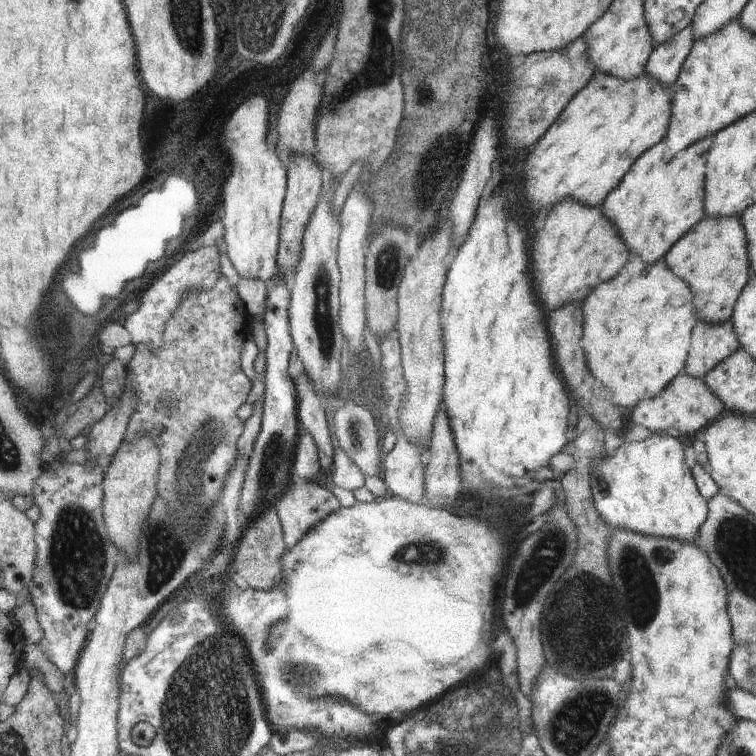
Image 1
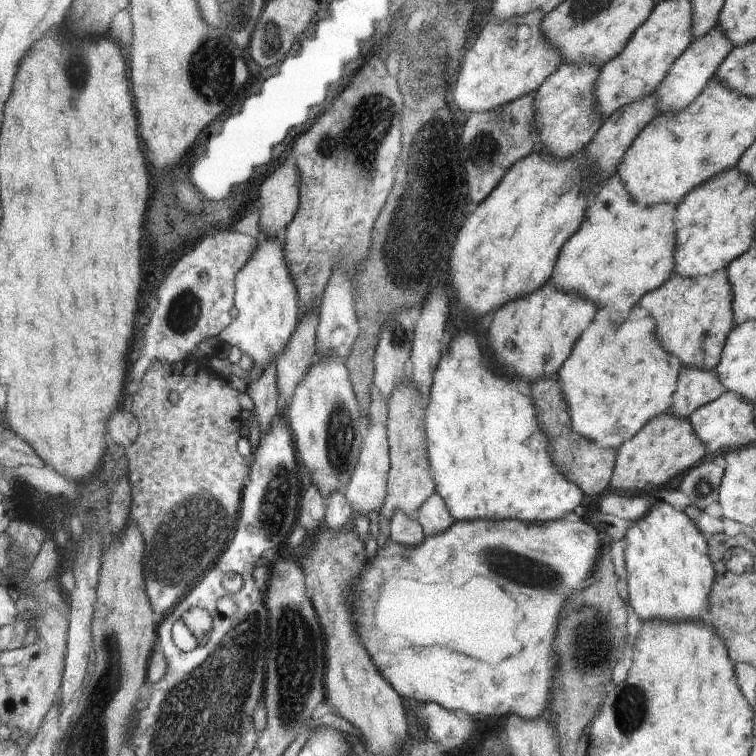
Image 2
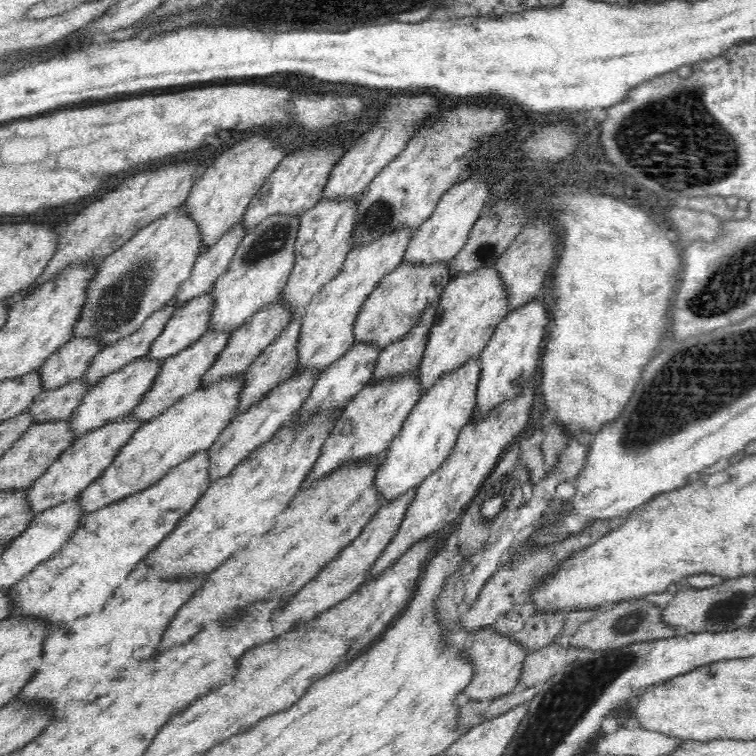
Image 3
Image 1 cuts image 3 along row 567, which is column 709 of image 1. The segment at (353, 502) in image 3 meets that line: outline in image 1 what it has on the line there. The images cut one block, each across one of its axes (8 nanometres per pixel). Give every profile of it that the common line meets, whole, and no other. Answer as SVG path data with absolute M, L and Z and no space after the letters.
M738 215L724 218L710 218L700 222L668 258L664 258L668 268L692 286L695 295L696 318L699 322L722 324L734 316L736 301L742 296L748 285L751 273L751 262L748 258L747 232Z

